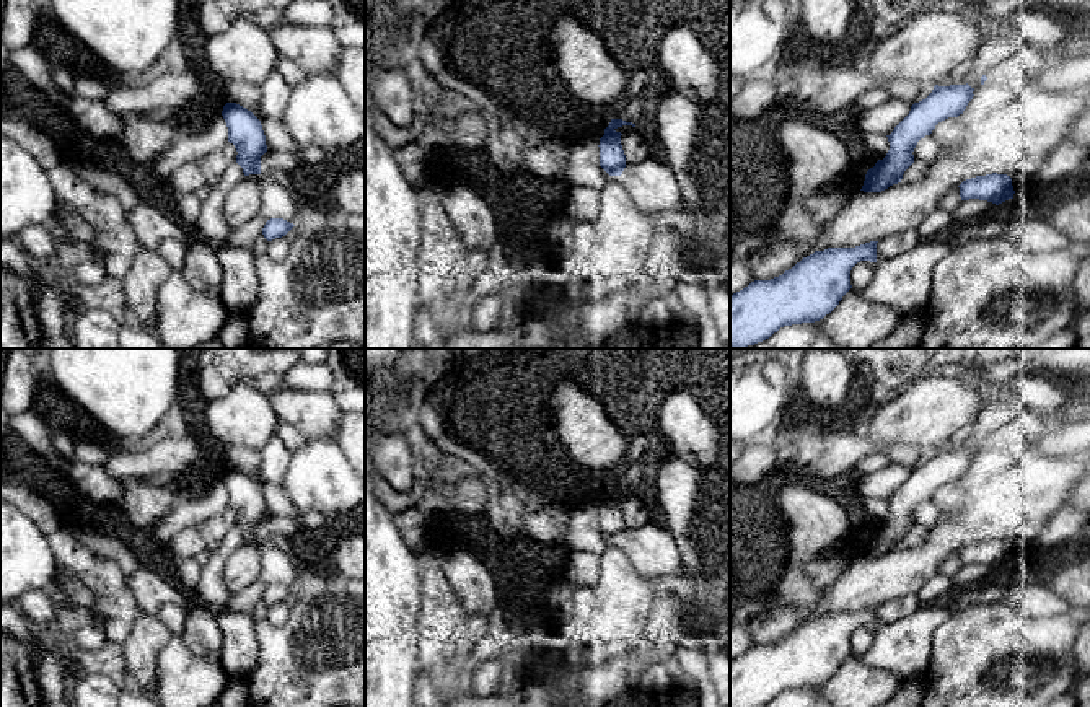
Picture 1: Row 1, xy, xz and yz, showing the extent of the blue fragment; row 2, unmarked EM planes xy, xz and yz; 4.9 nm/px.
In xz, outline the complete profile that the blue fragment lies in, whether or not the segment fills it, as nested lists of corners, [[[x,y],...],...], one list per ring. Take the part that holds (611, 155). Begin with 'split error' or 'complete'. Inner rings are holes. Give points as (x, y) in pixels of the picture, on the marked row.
complete | [[[611,119],[609,125],[604,129],[604,135],[600,138],[600,166],[609,176],[621,176],[626,168],[626,155],[621,145],[621,132],[618,127],[632,125],[632,122],[626,122],[622,119]]]

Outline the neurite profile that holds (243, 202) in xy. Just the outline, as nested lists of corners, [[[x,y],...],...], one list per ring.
[[[244,176],[226,195],[223,213],[231,228],[253,220],[261,212],[262,176]]]

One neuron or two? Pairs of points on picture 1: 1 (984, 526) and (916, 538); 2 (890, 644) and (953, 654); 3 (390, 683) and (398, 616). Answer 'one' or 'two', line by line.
1: two
2: two
3: one

